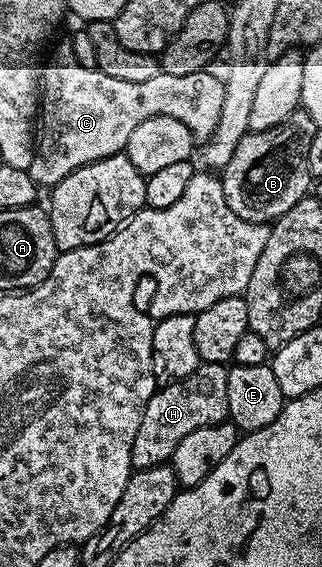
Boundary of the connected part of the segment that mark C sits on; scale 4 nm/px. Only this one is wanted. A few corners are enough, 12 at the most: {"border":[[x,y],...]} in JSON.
{"border":[[73,39],[40,72],[28,174],[53,188],[119,155],[153,116],[209,140],[213,71],[120,82],[80,66]]}

